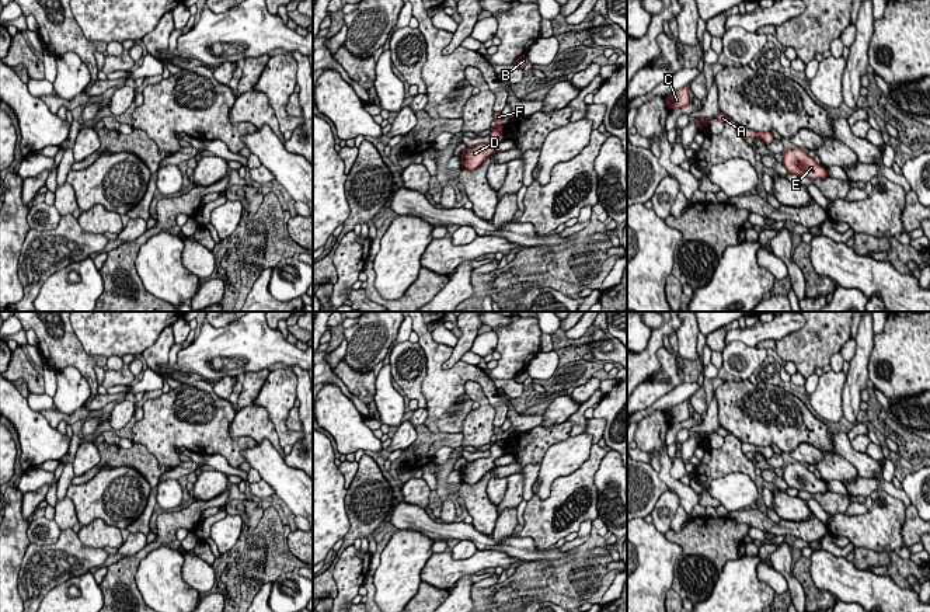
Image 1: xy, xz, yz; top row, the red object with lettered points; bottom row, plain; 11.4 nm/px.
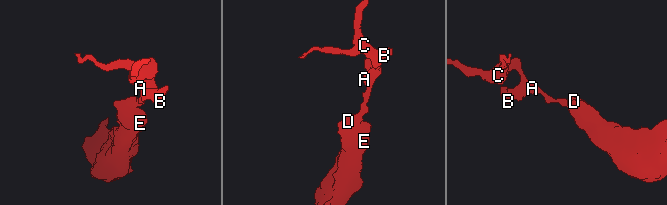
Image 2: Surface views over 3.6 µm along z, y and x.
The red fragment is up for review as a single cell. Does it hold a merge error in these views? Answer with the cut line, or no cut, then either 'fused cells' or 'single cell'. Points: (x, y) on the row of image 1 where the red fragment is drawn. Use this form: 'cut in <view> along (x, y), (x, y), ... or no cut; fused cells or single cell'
no cut; single cell

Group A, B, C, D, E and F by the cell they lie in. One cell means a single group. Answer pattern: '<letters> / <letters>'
A B C D E F

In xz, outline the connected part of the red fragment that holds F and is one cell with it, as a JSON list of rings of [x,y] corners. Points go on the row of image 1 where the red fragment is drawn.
[[[494,112],[494,119],[497,122],[497,126],[492,128],[490,142],[467,147],[467,150],[460,154],[461,168],[476,170],[484,163],[488,156],[495,153],[495,145],[504,140],[501,131],[501,122],[504,117],[501,115],[501,112]]]

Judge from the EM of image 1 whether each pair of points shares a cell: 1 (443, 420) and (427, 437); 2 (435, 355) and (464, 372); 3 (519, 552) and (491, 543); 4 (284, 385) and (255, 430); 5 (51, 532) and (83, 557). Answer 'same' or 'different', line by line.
1: different
2: same
3: same
4: different
5: different

